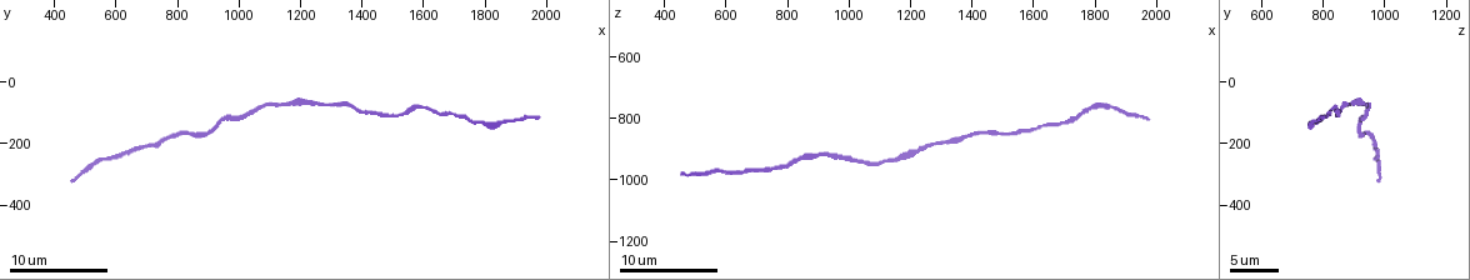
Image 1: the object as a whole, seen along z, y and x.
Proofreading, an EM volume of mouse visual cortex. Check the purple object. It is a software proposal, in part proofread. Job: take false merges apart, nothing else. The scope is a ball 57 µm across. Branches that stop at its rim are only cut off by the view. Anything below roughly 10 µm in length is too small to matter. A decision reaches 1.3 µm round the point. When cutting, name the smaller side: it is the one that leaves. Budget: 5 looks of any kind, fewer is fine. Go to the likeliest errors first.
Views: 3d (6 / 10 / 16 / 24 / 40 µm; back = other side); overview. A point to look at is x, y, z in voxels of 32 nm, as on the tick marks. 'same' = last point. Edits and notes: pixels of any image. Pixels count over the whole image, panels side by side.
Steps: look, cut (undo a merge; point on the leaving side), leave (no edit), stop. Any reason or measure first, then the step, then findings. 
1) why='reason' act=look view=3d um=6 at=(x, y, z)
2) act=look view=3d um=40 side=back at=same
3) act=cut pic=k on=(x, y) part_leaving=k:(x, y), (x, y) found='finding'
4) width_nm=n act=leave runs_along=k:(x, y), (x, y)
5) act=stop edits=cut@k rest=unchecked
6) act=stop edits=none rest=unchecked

why='sudden change in width' act=look view=3d um=16 at=(1590, 80, 840)

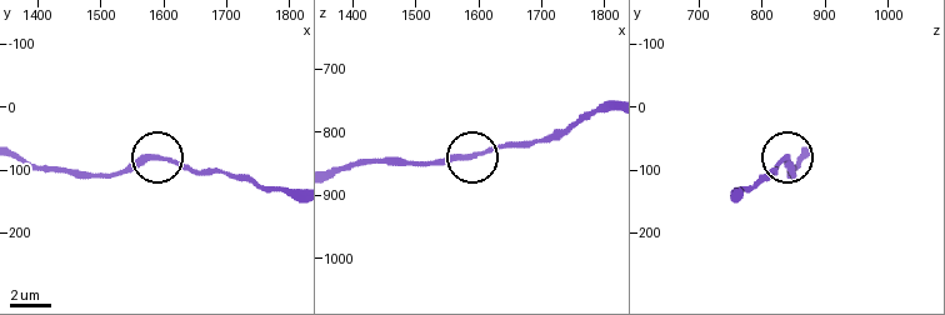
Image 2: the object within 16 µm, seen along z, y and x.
width_nm=270 act=leave runs_along=2:(336, 175), (361, 164), (446, 164), (503, 148), (526, 148) found='continuous, no second cell'

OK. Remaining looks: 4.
act=look view=3d um=16 at=(1200, 70, 910)

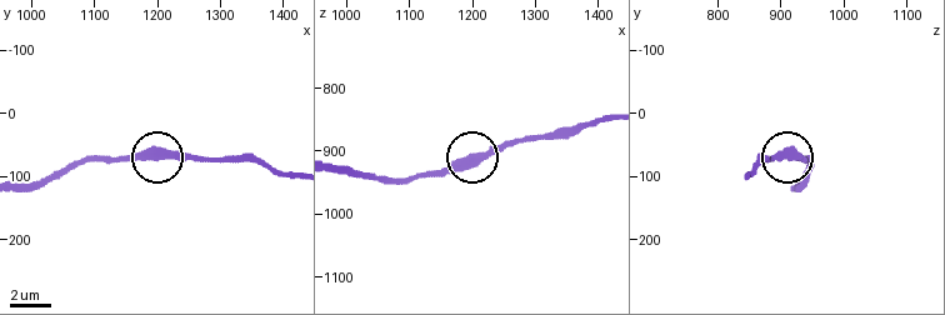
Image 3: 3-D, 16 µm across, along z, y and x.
act=leave found='continuous, no second cell'

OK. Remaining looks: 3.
why='narrows sharply' act=look view=3d um=6 at=(760, 180, 970)

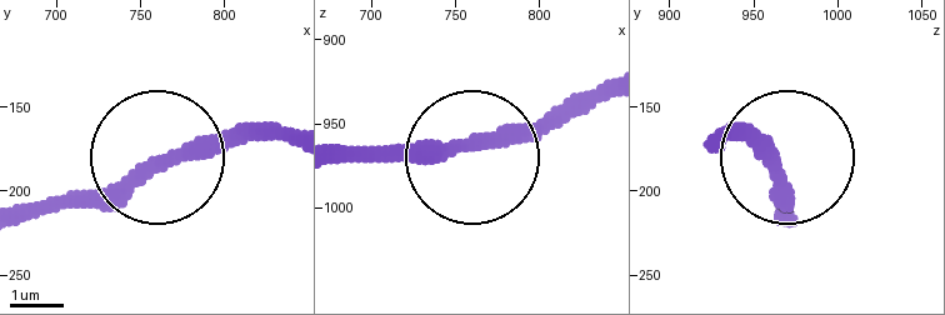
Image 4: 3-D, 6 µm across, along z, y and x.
act=leave found='continuous, no second cell'

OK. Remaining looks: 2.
act=stop edits=none rest=unchecked

